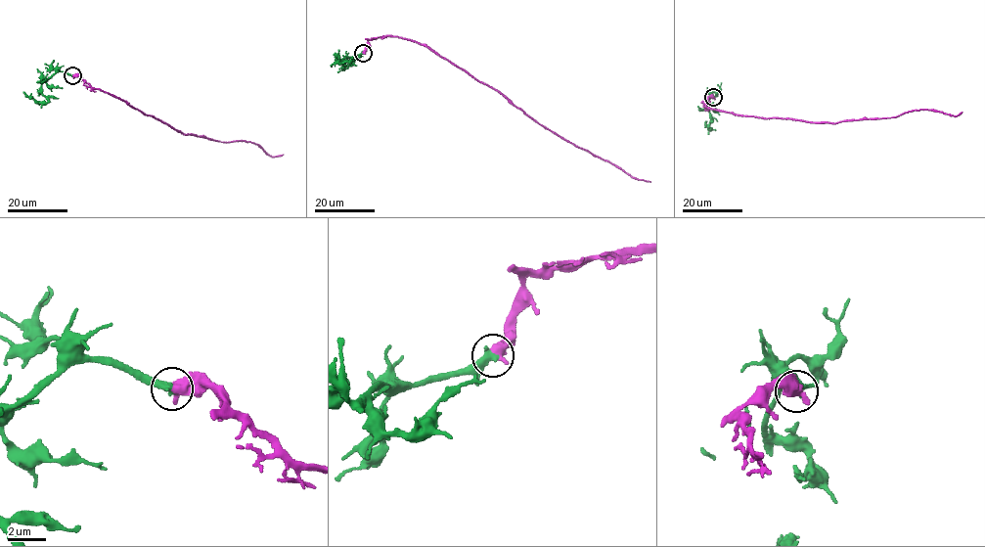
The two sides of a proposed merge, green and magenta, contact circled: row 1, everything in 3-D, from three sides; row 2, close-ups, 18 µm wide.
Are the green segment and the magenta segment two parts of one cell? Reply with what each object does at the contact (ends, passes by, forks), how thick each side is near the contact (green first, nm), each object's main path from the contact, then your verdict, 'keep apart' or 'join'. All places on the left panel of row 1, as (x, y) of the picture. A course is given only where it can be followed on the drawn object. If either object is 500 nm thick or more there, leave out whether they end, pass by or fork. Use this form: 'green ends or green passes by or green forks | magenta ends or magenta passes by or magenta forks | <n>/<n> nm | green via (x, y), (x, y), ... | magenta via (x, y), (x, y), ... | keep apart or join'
440/600 nm | green via (73, 75), (56, 71), (44, 81), (41, 92), (46, 103), (30, 99), (22, 92) | magenta via (73, 75), (80, 75), (95, 88), (119, 97), (183, 134), (225, 142), (253, 142), (270, 156), (283, 154) | keep apart

